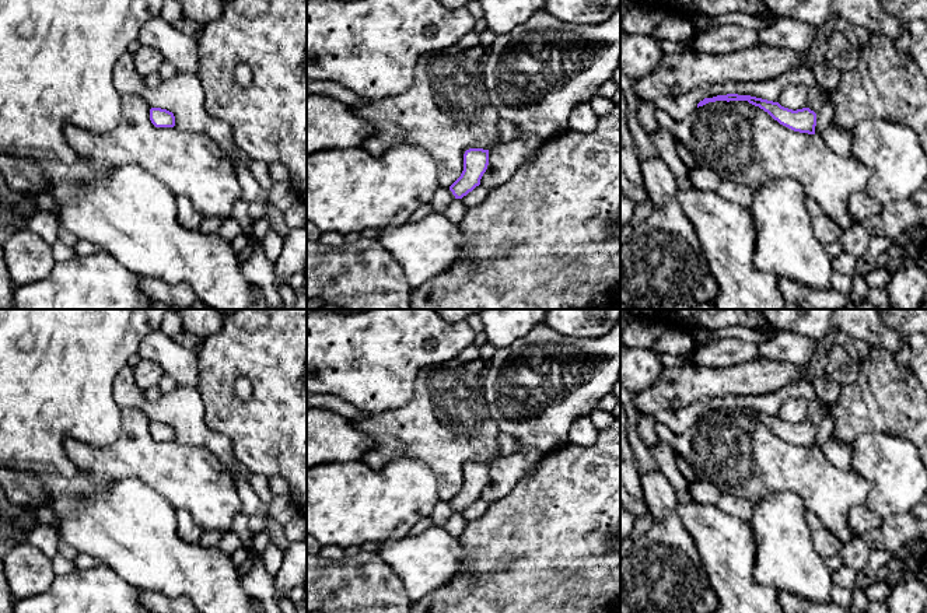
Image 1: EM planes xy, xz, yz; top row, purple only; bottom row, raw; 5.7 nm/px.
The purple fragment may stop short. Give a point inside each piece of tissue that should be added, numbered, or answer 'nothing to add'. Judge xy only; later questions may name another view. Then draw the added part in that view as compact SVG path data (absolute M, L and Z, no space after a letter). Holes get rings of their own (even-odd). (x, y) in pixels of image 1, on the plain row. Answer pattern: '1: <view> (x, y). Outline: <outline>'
nothing to add

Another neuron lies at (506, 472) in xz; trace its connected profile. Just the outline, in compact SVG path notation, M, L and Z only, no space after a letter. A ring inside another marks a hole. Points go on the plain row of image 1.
M536 449L501 455L489 463L489 479L480 493L487 504L503 498L528 474L531 474L543 455Z

